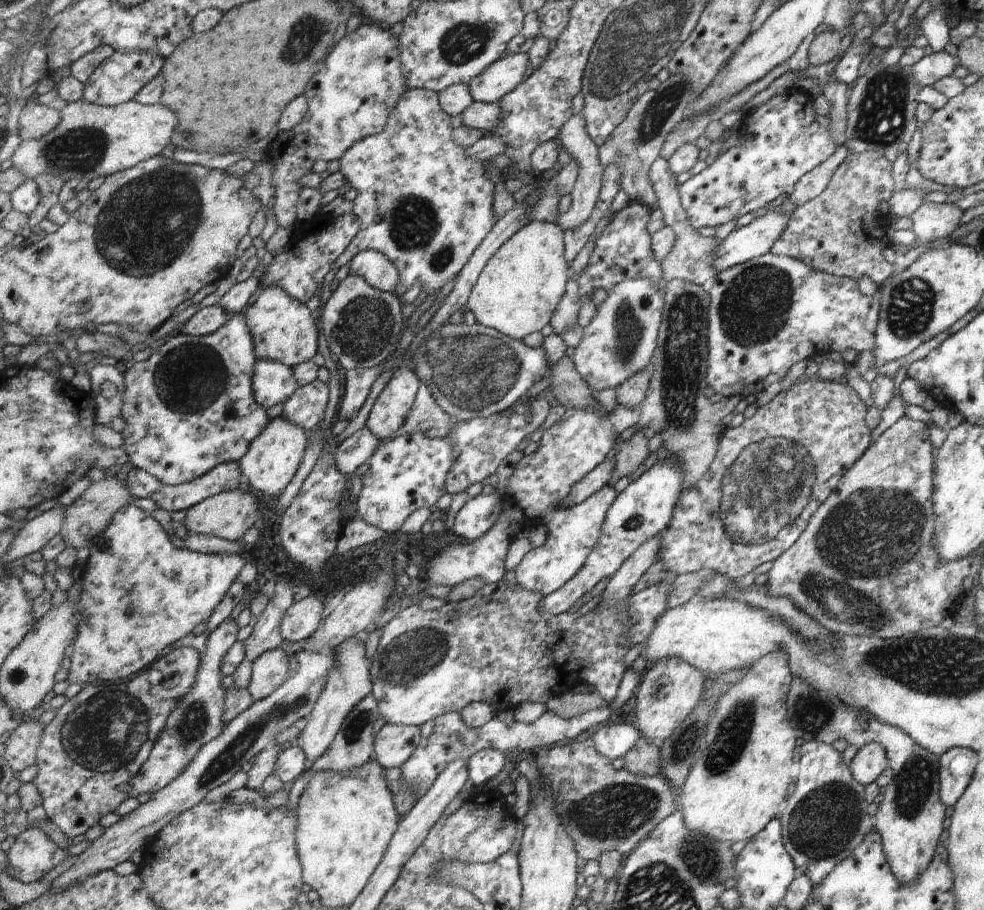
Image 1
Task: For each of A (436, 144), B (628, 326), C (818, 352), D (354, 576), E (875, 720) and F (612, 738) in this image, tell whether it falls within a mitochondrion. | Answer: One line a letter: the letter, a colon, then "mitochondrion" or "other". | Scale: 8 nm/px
A: other
B: mitochondrion
C: other
D: other
E: other
F: other

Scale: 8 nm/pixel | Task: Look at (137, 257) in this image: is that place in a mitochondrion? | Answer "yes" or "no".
yes

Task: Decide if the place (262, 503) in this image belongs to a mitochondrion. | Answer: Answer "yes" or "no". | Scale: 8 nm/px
no

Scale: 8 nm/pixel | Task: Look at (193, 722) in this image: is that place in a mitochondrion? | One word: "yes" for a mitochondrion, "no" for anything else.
yes

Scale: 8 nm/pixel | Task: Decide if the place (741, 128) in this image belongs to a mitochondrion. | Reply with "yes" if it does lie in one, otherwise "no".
no

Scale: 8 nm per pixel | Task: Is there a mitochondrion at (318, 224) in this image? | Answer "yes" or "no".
no

